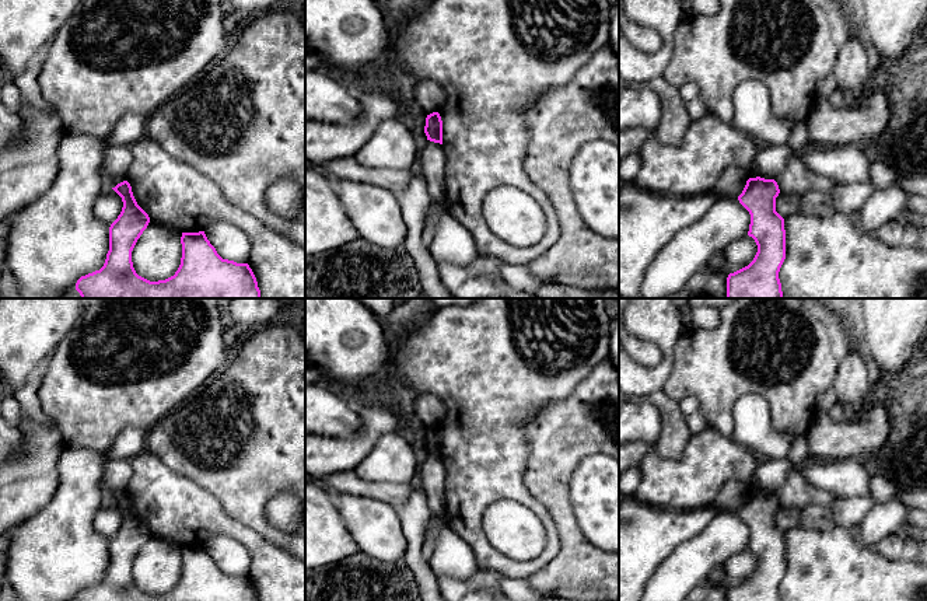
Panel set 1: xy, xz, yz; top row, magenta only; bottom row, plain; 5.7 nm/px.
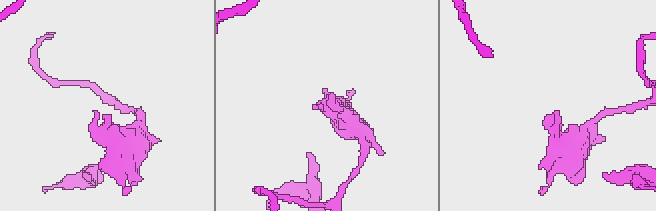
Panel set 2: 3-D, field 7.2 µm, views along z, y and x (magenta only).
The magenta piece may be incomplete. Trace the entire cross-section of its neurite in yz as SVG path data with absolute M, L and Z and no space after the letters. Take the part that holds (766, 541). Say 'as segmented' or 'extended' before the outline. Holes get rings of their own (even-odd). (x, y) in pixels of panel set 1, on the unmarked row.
as segmented; M749 492L739 517L749 525L748 549L758 559L753 574L727 591L727 601L781 601L779 586L786 573L784 532L776 525L780 503L774 493Z

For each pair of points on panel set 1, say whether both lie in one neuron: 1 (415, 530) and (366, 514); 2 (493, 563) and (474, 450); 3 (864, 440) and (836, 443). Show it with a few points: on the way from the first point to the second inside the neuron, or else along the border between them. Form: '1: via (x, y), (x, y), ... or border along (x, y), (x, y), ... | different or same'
1: border along (396, 510), (405, 538), (403, 558) | different
2: via (474, 535), (474, 478) | same
3: via (857, 440), (843, 440) | same

